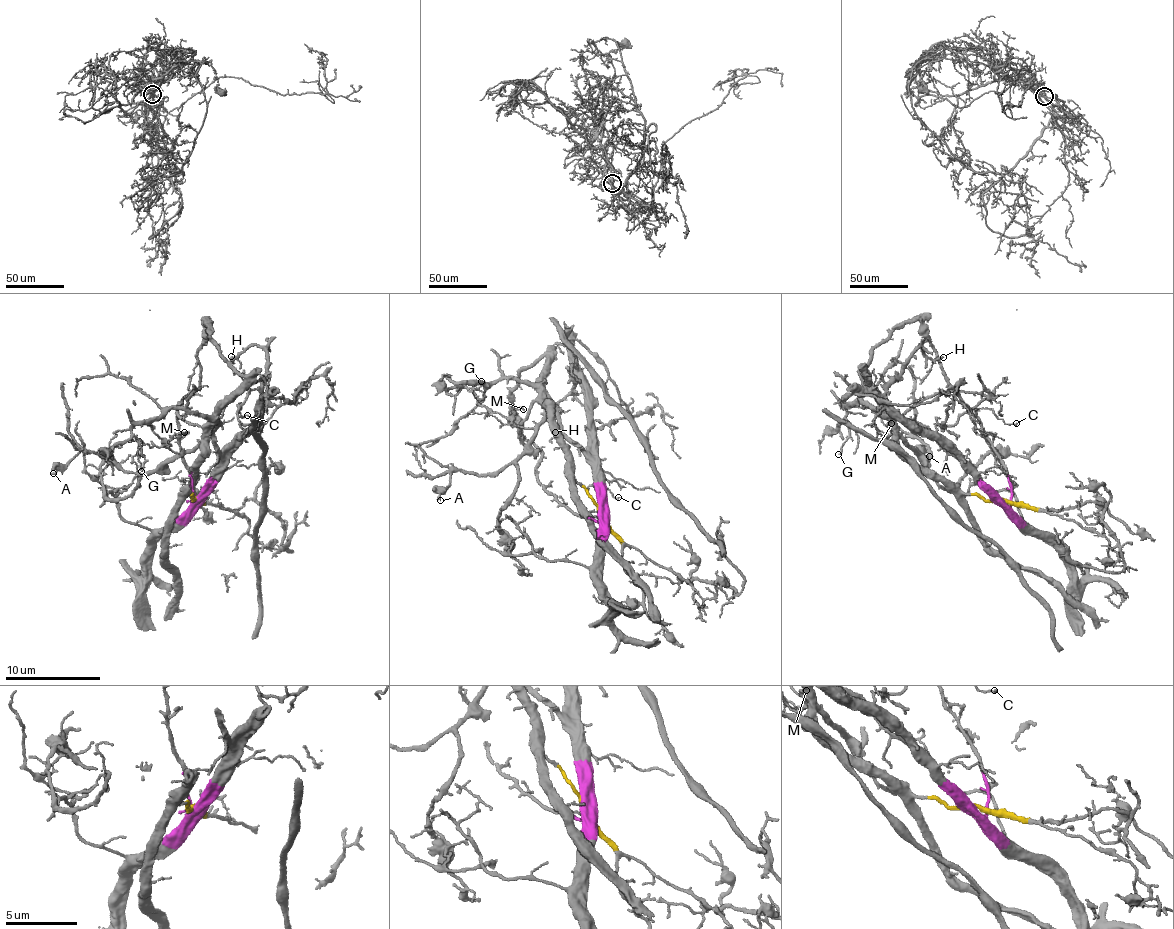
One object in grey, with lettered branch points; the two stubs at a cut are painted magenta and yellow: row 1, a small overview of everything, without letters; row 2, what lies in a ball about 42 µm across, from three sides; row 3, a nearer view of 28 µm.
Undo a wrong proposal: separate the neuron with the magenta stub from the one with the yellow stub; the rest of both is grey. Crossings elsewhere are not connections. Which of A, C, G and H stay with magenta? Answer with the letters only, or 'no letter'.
C, G, H

